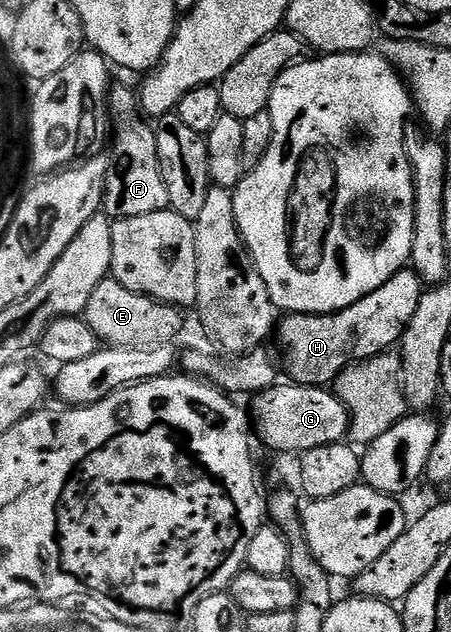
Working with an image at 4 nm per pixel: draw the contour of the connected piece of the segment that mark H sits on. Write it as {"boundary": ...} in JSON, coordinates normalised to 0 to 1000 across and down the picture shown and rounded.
{"boundary":[[[894,426],[880,429],[860,446],[843,451],[843,457],[818,460],[798,476],[789,476],[778,486],[763,487],[761,492],[741,492],[734,498],[670,498],[643,495],[632,500],[634,506],[623,506],[614,519],[614,535],[625,535],[625,543],[634,547],[634,568],[630,562],[630,587],[634,587],[650,604],[685,612],[723,612],[738,608],[749,595],[778,579],[785,560],[794,560],[796,570],[809,571],[827,568],[831,562],[843,562],[867,554],[865,547],[880,544],[900,524],[905,508],[914,508],[914,495],[922,495],[922,483],[931,483],[940,446],[916,426]]]}

